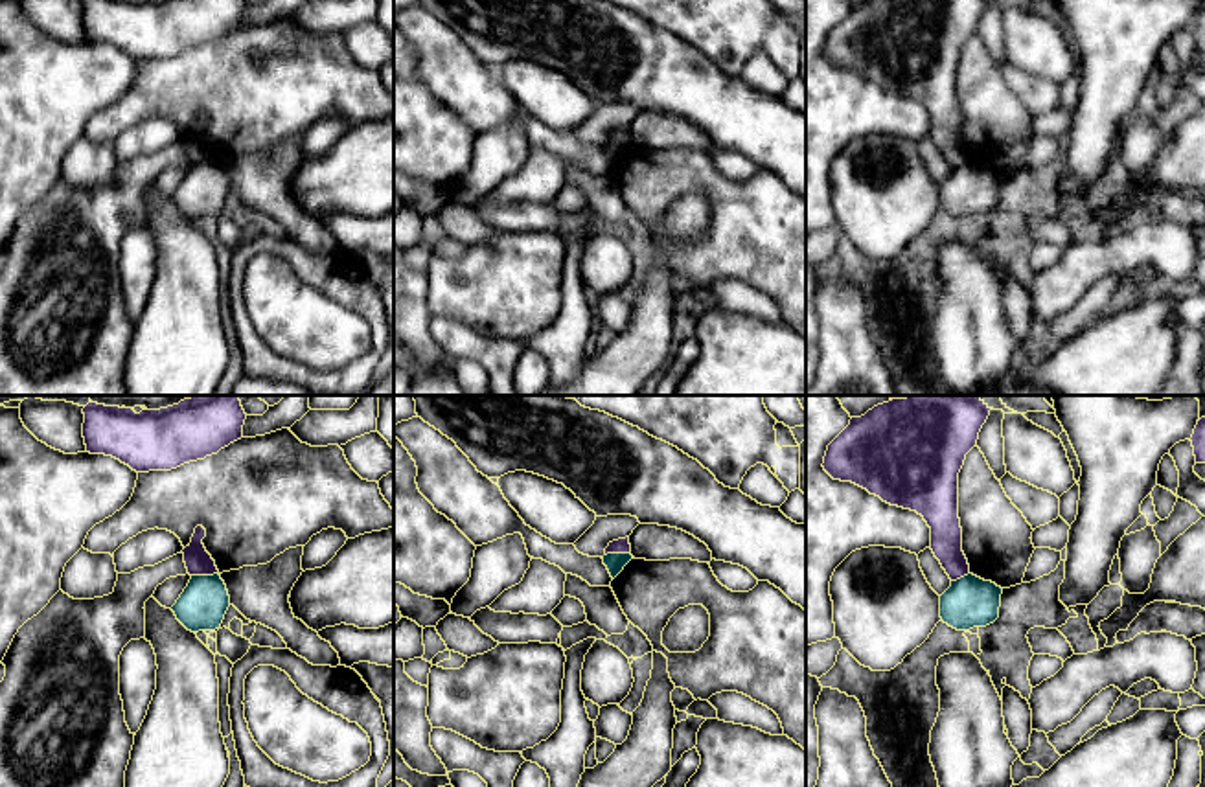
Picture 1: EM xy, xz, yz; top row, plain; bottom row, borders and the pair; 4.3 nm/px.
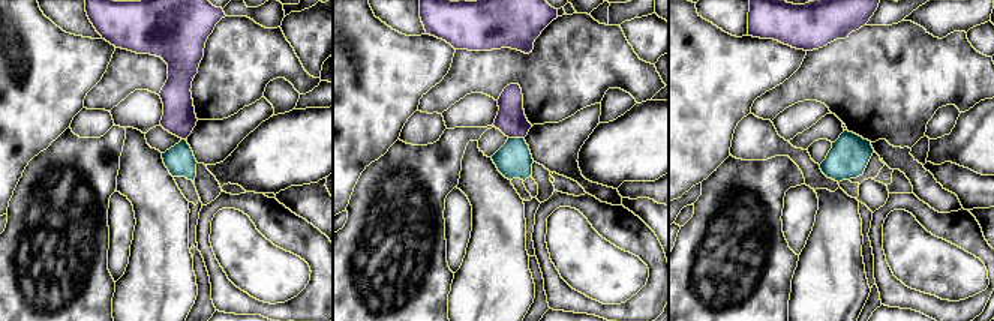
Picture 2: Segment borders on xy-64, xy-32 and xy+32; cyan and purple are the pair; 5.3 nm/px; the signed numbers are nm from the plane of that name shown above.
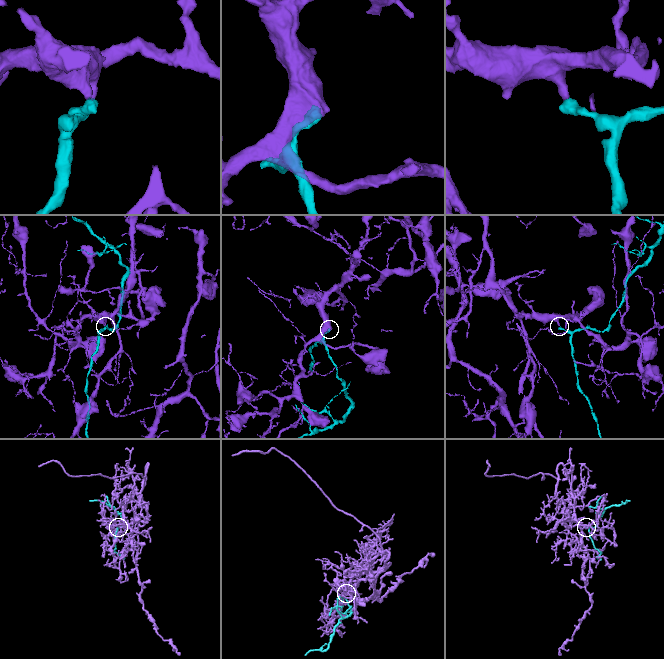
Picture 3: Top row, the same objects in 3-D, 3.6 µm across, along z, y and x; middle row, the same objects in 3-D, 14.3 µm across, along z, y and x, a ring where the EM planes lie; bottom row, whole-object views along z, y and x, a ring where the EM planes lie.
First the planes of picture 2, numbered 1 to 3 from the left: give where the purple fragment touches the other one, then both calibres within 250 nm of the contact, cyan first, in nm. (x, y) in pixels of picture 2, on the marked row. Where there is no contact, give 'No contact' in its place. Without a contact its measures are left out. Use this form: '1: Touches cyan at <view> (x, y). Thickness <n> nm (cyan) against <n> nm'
1: Touches cyan at xy-64 (183, 140). Thickness 160 nm (cyan) against 180 nm
2: Touches cyan at xy-32 (516, 138). Thickness 190 nm (cyan) against 160 nm
3: No contact

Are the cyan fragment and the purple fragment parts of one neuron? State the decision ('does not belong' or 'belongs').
does not belong

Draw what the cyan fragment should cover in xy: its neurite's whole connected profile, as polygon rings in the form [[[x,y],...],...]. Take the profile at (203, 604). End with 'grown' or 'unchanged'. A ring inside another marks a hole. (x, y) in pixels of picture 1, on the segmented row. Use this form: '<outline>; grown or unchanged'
[[[219,574],[191,576],[188,587],[171,607],[177,620],[191,633],[221,627],[230,596]]]; unchanged

